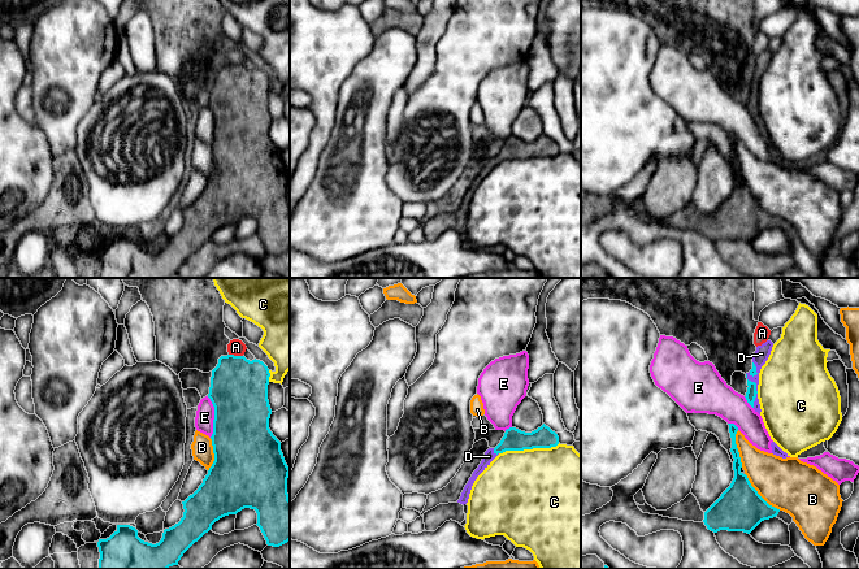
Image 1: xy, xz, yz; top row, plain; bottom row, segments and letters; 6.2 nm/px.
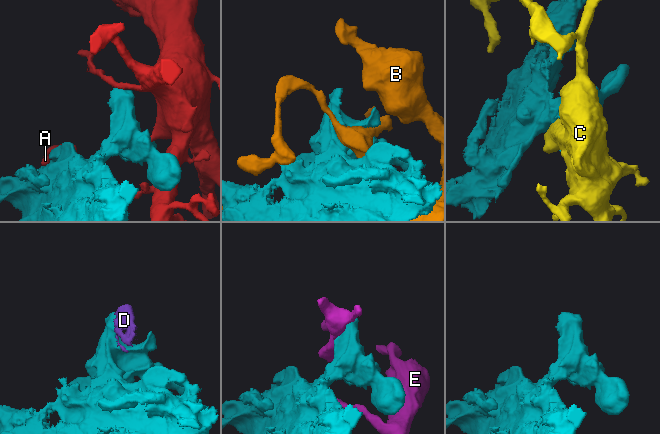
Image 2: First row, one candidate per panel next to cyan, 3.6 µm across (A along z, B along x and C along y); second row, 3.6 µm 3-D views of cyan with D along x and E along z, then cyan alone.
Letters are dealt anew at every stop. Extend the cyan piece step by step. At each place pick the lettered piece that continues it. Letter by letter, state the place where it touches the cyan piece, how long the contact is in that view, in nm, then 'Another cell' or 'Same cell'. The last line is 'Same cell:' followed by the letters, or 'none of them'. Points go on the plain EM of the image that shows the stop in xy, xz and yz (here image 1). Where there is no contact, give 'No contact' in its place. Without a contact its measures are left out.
A: Touches cyan at xy (235, 65). Shared border 90 nm. Another cell
B: Touches cyan at yz (758, 203). Shared border 320 nm. Another cell
C: Touches cyan at xz (529, 157). Shared border 380 nm. Another cell
D: Touches cyan at yz (750, 90). Shared border 280 nm. Same cell
E: Touches cyan at xy (215, 126). Shared border 260 nm. Another cell
Same cell: D

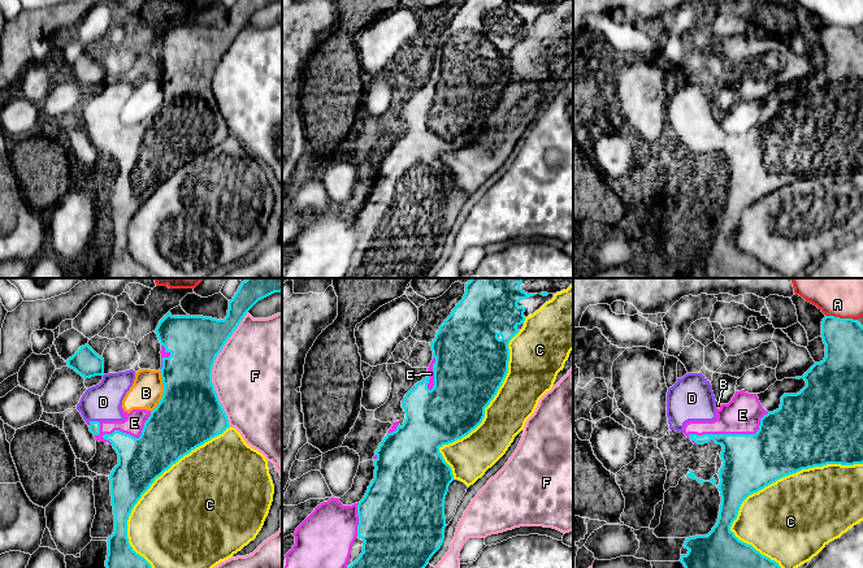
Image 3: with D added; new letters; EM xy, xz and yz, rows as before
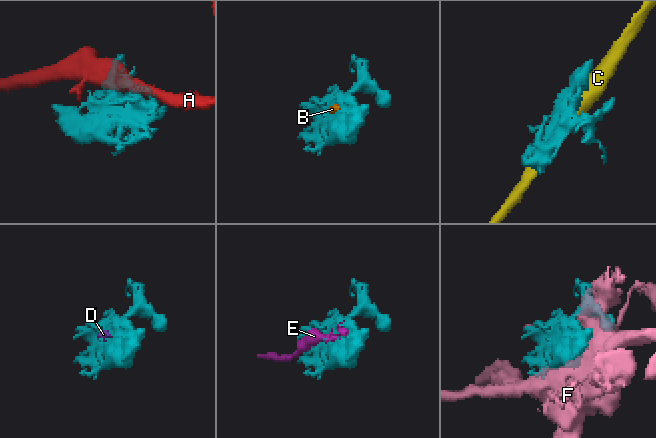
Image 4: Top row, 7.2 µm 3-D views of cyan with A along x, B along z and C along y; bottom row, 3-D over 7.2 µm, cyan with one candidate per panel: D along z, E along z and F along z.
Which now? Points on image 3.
A: Touches cyan at yz (841, 27). Shared border 200 nm. Another cell
B: Touches cyan at xy (164, 100). Shared border 280 nm. Another cell
C: Touches cyan at yz (788, 183). Shared border 900 nm. Another cell
D: Touches cyan at xy (94, 130). Shared border 70 nm. Same cell
E: Touches cyan at yz (732, 143). Shared border 550 nm. Another cell
F: Touches cyan at xy (212, 77). Shared border 700 nm. Another cell
Same cell: D

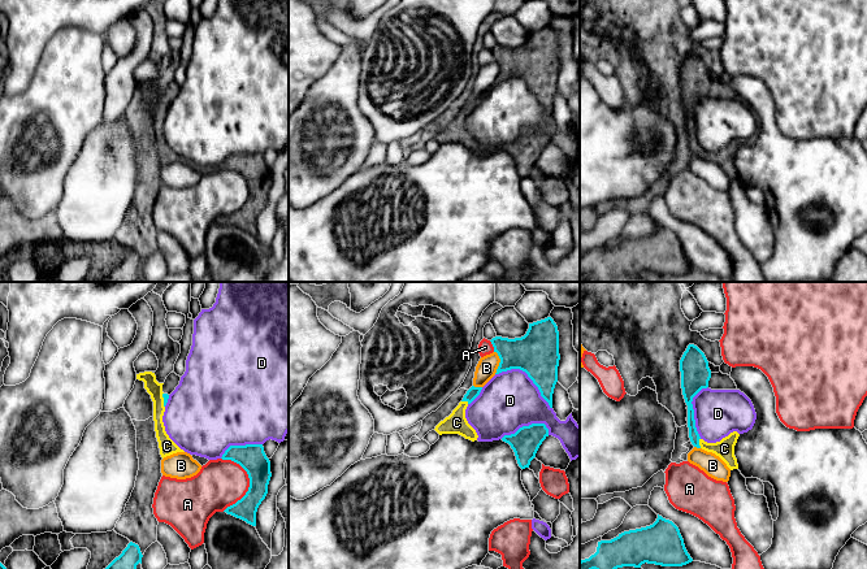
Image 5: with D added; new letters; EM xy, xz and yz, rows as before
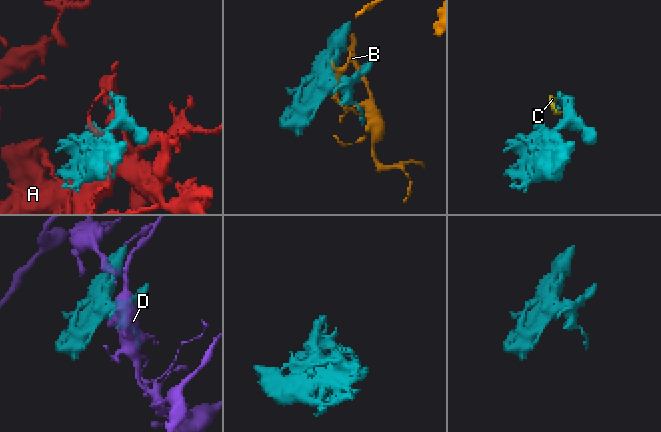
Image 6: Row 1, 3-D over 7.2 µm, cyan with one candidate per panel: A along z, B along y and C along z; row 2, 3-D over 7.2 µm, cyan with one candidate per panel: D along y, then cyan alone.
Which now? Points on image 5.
A: Touches cyan at xy (250, 191). Shared border 340 nm. Another cell
B: Touches cyan at xz (499, 72). Shared border 140 nm. Another cell
C: Touches cyan at yz (698, 152). Shared border 60 nm. Same cell
D: Touches cyan at xz (528, 85). Shared border 420 nm. Another cell
Same cell: C

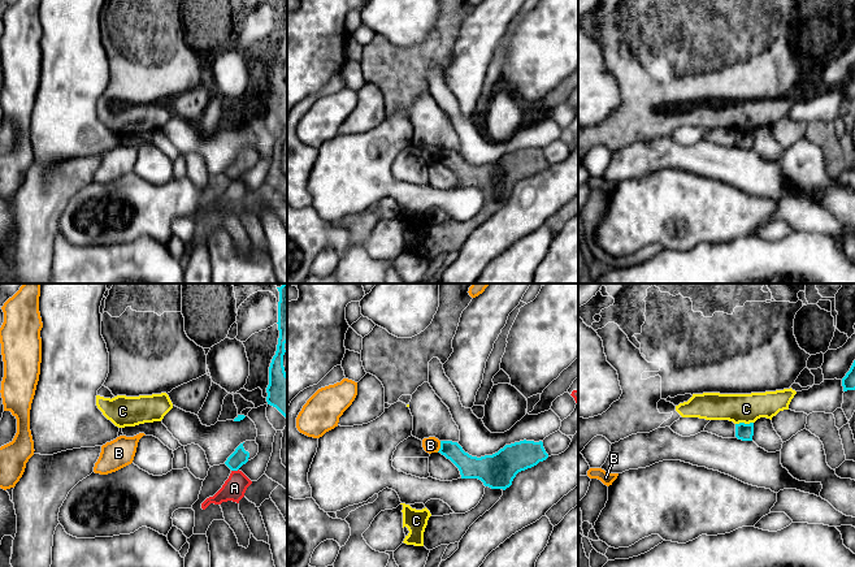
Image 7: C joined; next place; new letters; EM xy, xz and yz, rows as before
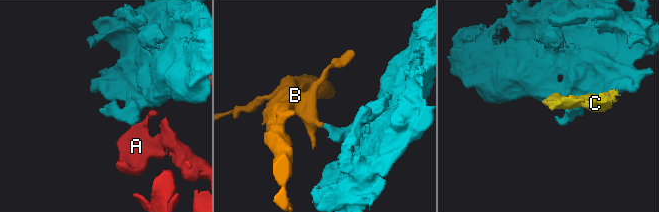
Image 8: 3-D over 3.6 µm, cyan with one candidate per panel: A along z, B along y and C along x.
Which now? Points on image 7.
A: Touches cyan at xy (234, 178). Shared border 50 nm. Another cell
B: Touches cyan at xz (441, 155). Shared border 80 nm. Another cell
C: Touches cyan at yz (743, 131). Shared border 110 nm. Another cell
Same cell: none of them

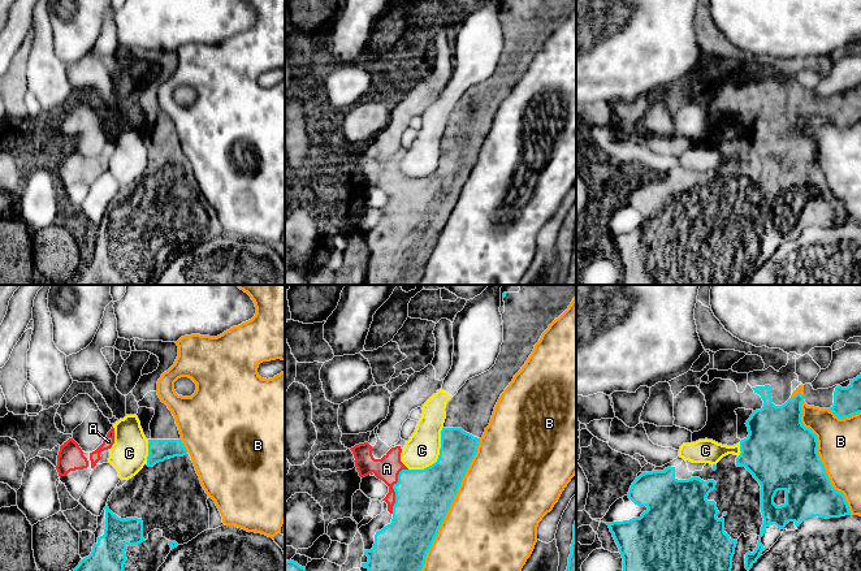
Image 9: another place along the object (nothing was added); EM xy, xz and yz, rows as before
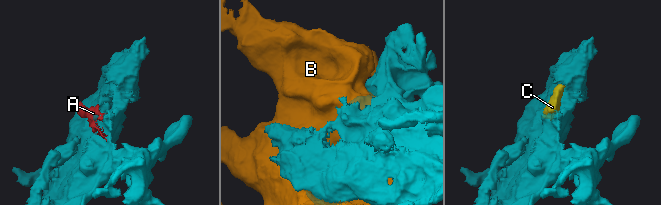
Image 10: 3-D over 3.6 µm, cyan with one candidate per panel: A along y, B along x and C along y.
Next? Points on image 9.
A: Touches cyan at xz (393, 197). Shared border 300 nm. Same cell
B: Touches cyan at xz (449, 216). Shared border 950 nm. Another cell
C: Touches cyan at xz (438, 167). Shared border 340 nm. Another cell
Same cell: A

